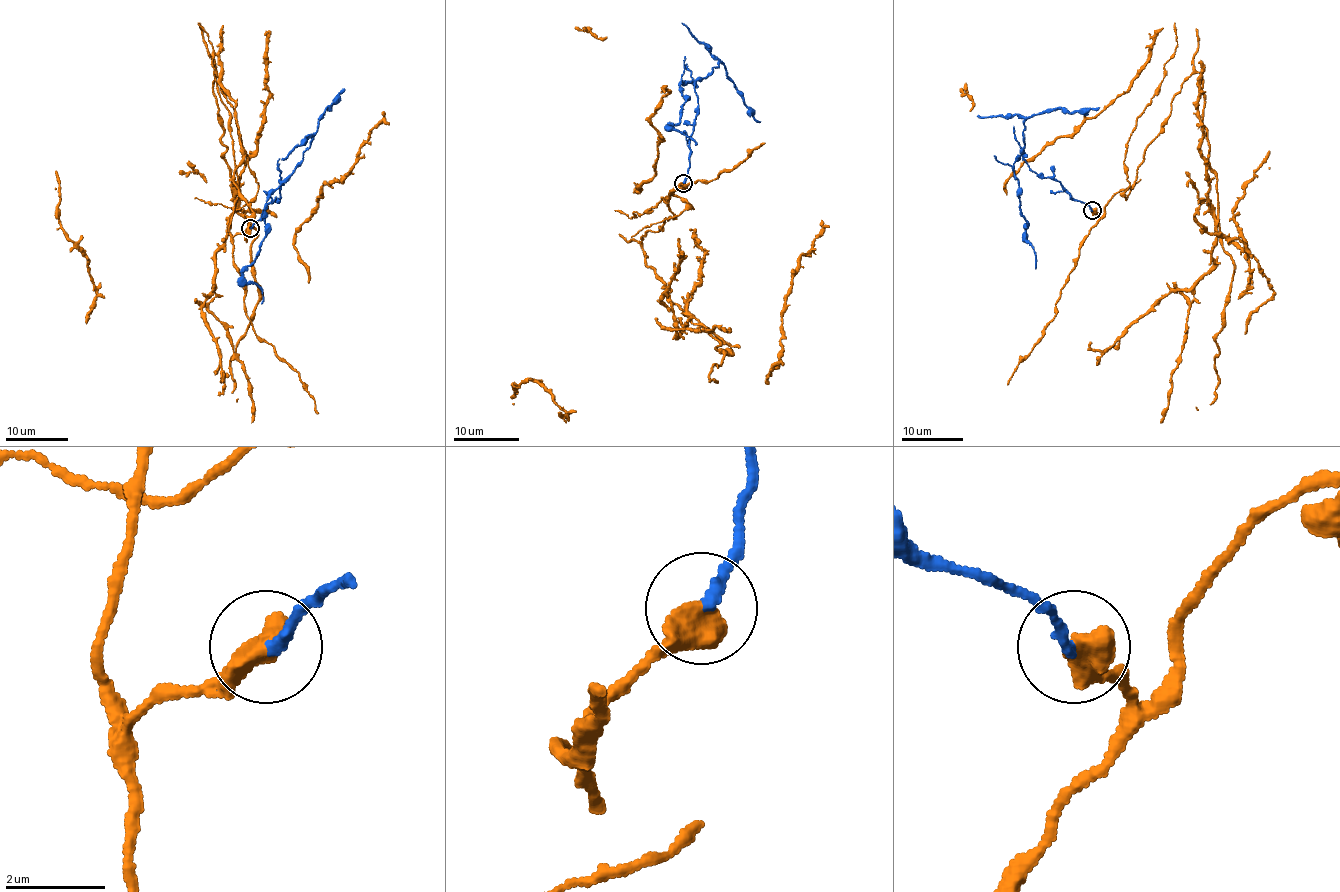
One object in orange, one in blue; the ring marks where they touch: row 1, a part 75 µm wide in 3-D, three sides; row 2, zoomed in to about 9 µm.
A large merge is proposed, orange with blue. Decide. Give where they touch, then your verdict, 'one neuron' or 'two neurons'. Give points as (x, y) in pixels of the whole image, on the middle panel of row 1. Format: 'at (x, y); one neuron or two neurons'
at (683, 183); two neurons

